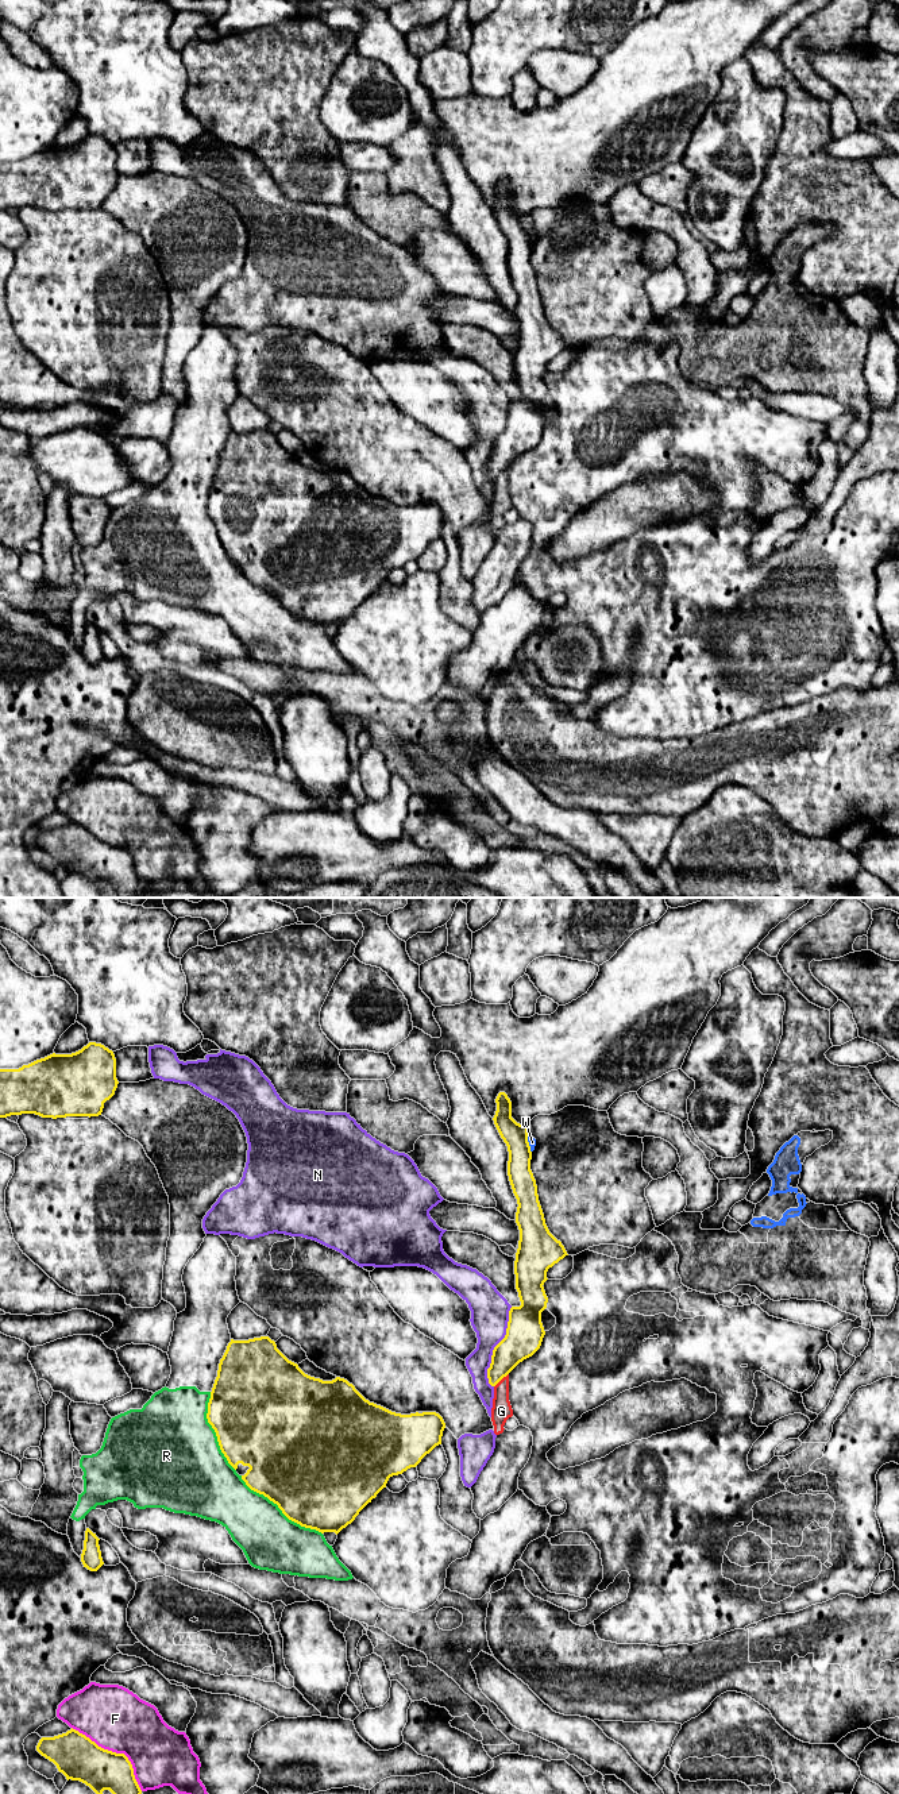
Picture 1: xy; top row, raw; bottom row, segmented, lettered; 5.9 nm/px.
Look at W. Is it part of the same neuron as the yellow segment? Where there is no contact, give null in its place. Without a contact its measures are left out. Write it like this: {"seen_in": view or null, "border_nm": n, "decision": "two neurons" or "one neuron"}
{"seen_in": "xy", "border_nm": 120, "decision": "two neurons"}

